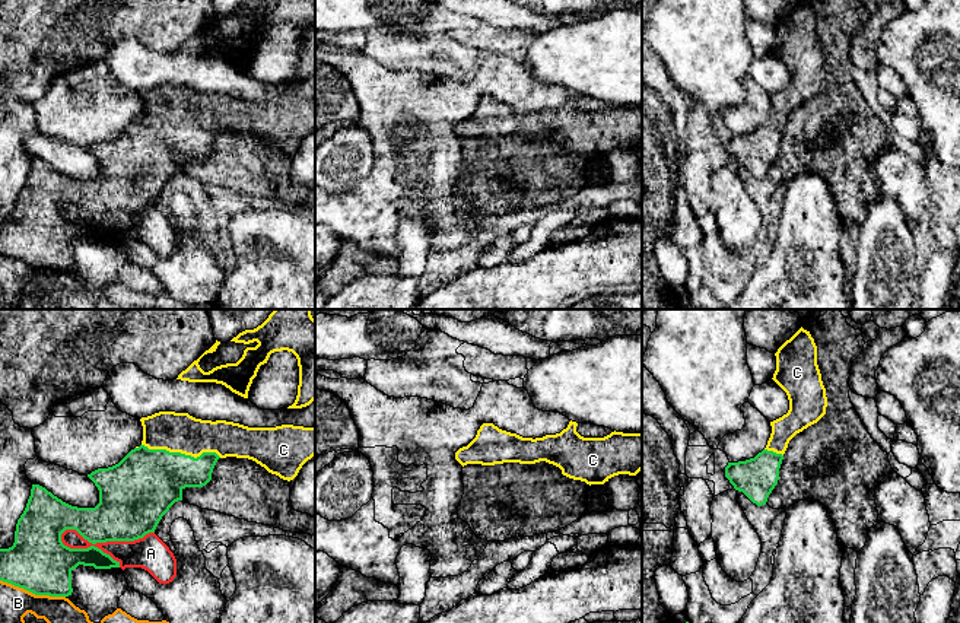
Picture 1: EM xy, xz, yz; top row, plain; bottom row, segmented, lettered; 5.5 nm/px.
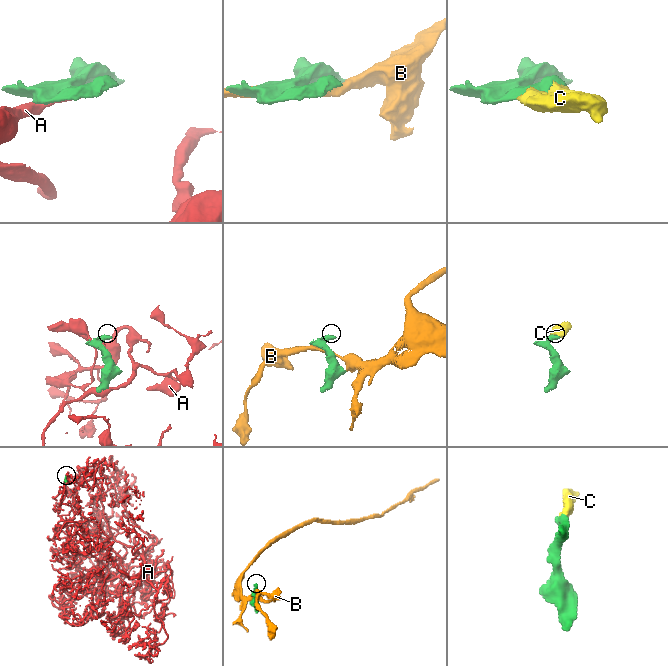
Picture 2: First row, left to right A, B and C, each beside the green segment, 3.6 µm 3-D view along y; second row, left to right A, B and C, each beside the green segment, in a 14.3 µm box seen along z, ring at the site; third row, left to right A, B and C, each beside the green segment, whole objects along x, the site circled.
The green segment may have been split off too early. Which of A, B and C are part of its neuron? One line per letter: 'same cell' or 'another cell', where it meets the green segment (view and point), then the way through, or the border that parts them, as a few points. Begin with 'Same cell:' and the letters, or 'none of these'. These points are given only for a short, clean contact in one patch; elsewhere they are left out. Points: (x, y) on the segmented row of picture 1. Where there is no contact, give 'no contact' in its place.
Same cell: C
A: another cell; contact xy (107, 540)
B: another cell; contact xy (32, 593)
C: same cell; contact xy (180, 453)

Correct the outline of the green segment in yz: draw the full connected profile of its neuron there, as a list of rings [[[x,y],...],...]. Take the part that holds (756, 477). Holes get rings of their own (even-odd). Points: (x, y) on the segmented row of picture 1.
[[[802,327],[775,353],[773,381],[786,392],[789,410],[770,422],[766,448],[754,458],[728,463],[725,477],[757,506],[766,505],[779,480],[779,468],[789,441],[817,423],[827,407],[826,388],[817,365],[817,346]]]

